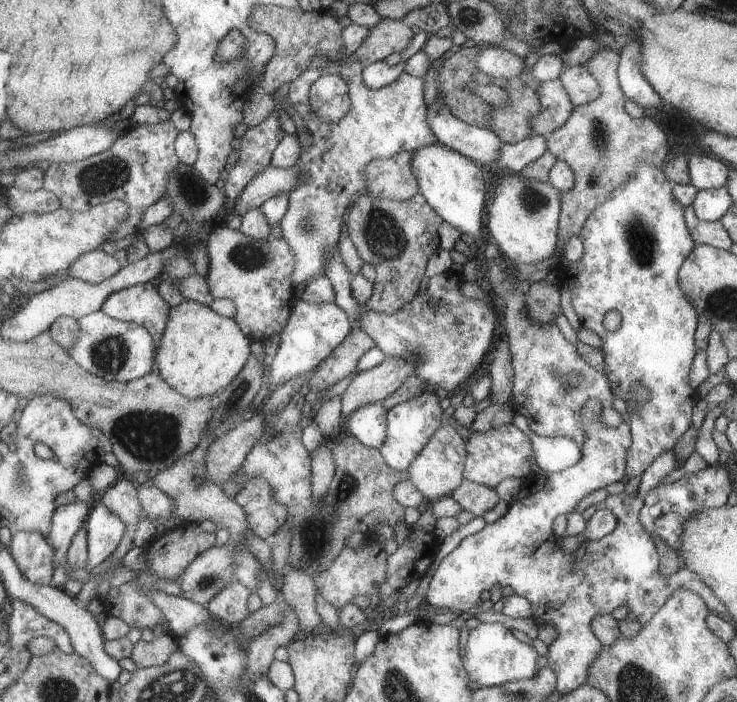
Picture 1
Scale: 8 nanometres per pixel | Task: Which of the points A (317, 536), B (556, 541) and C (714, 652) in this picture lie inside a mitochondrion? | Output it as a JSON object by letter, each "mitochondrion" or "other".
{"A":"mitochondrion","B":"other","C":"other"}

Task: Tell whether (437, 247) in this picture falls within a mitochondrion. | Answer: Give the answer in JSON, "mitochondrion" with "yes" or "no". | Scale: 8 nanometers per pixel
{"mitochondrion":"no"}

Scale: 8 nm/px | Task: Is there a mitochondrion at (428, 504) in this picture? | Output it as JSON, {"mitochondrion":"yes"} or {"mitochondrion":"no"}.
{"mitochondrion":"no"}

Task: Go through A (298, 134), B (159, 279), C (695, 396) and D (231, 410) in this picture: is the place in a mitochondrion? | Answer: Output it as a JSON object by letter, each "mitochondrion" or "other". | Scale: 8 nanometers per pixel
{"A":"other","B":"other","C":"other","D":"mitochondrion"}

